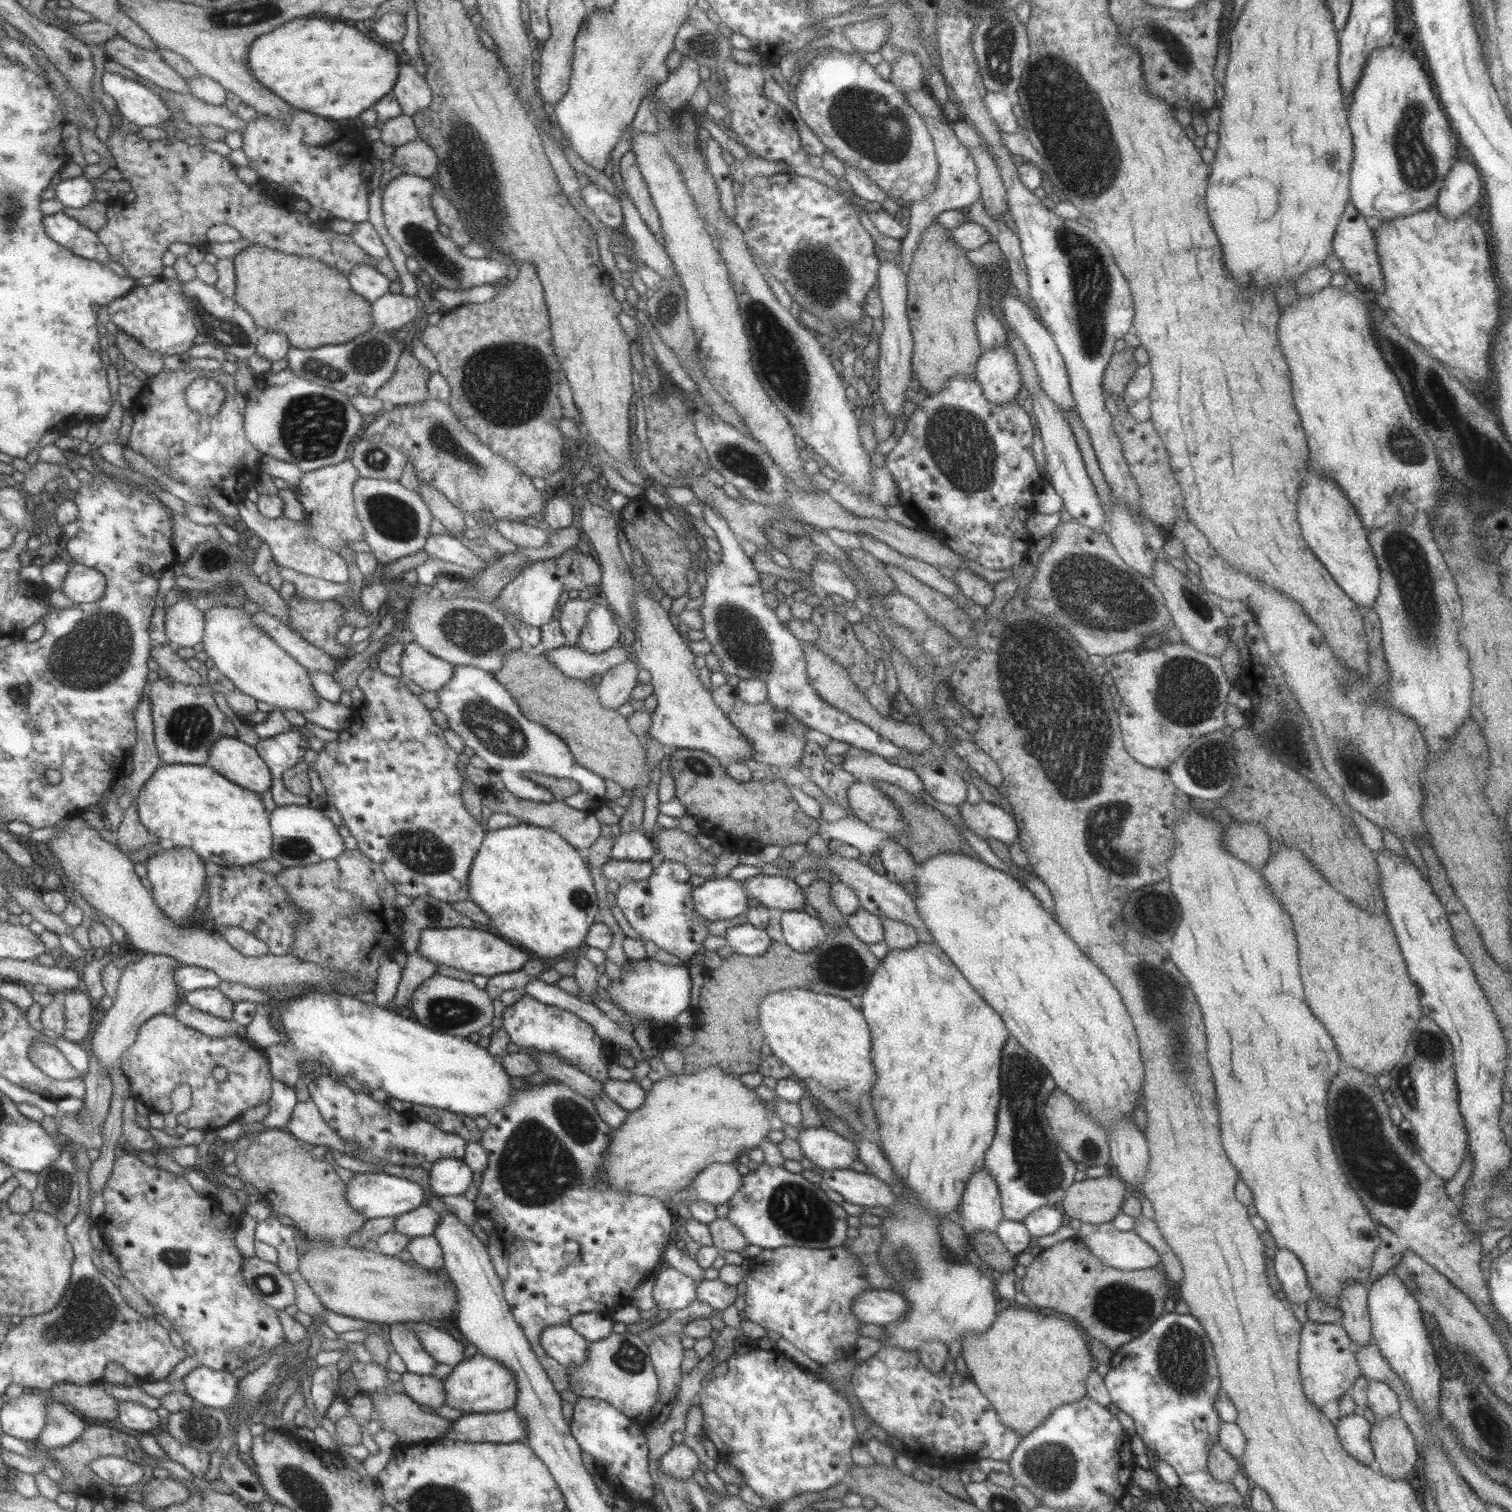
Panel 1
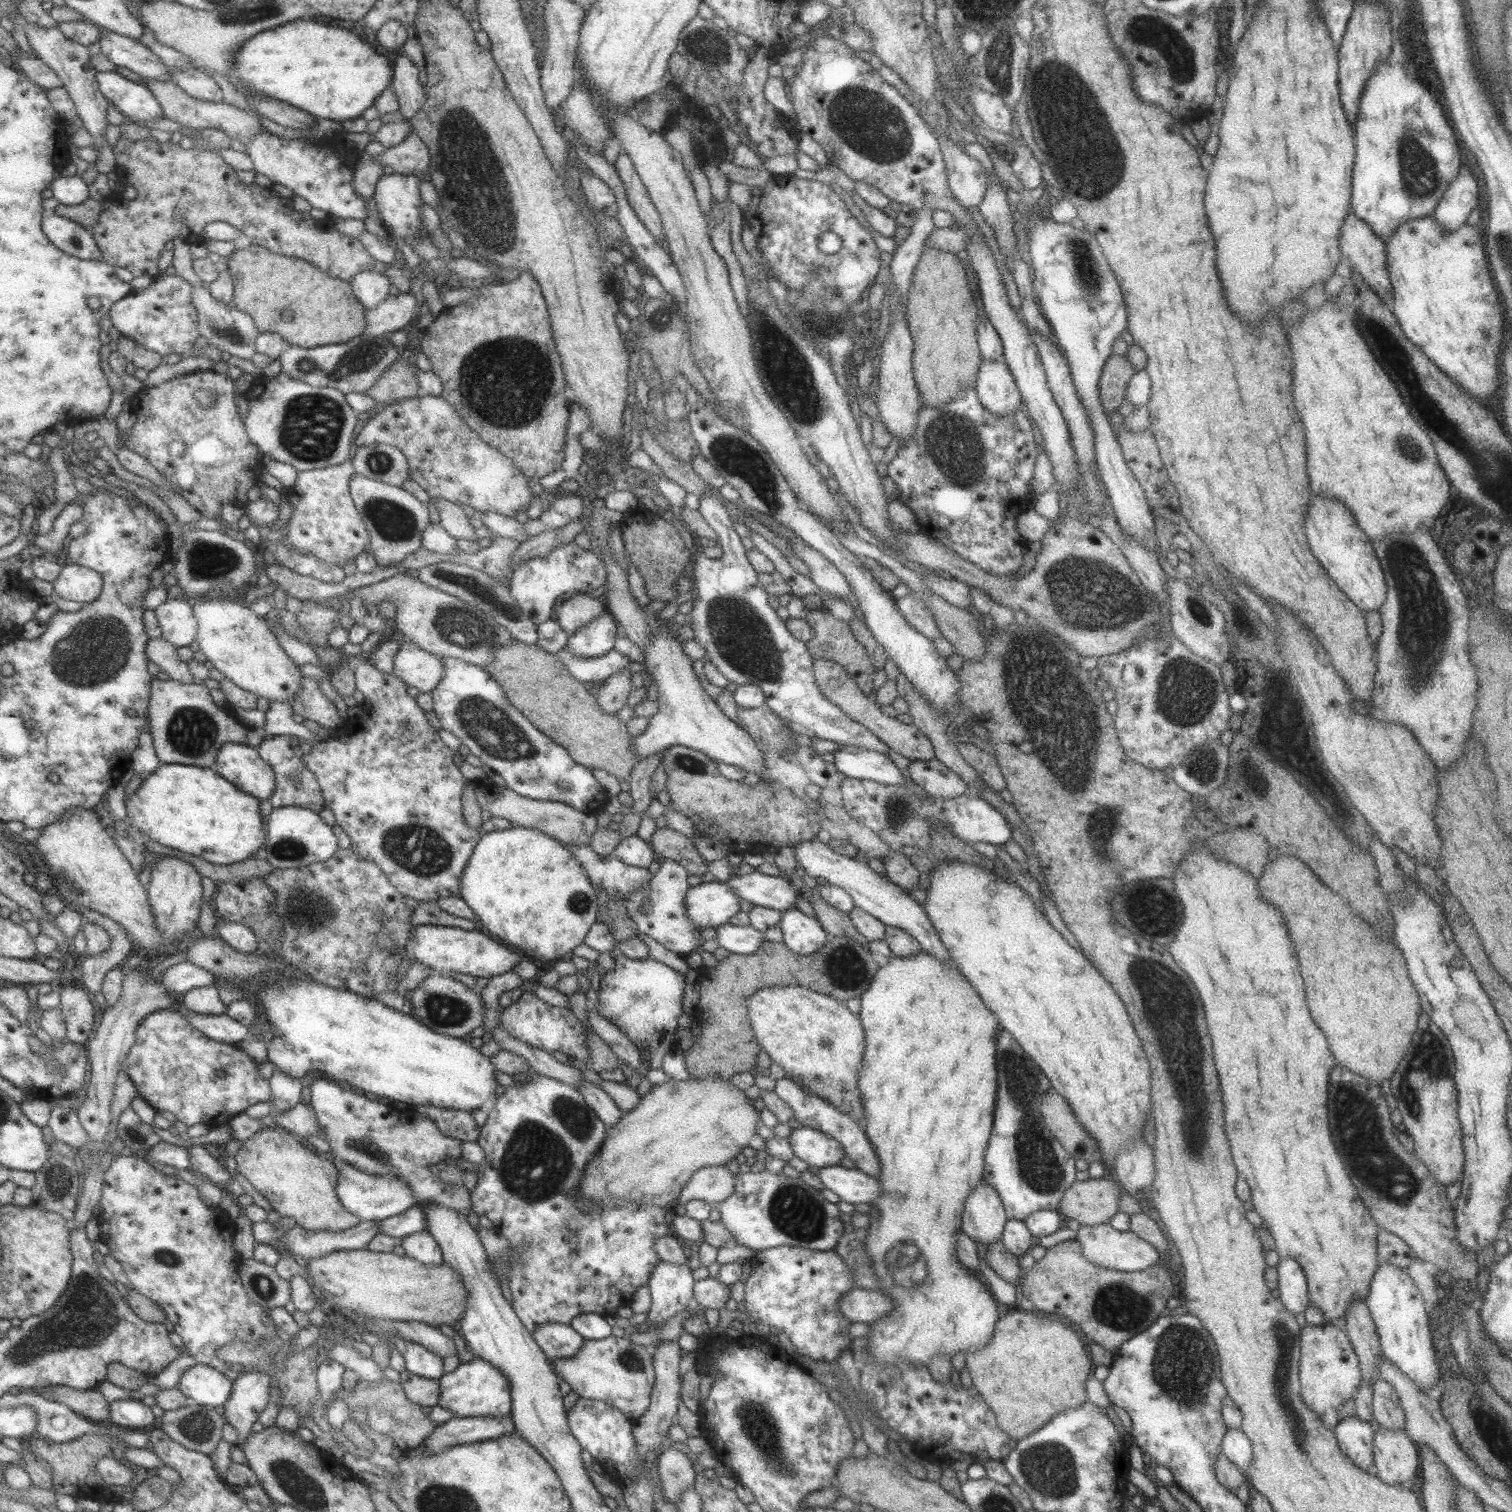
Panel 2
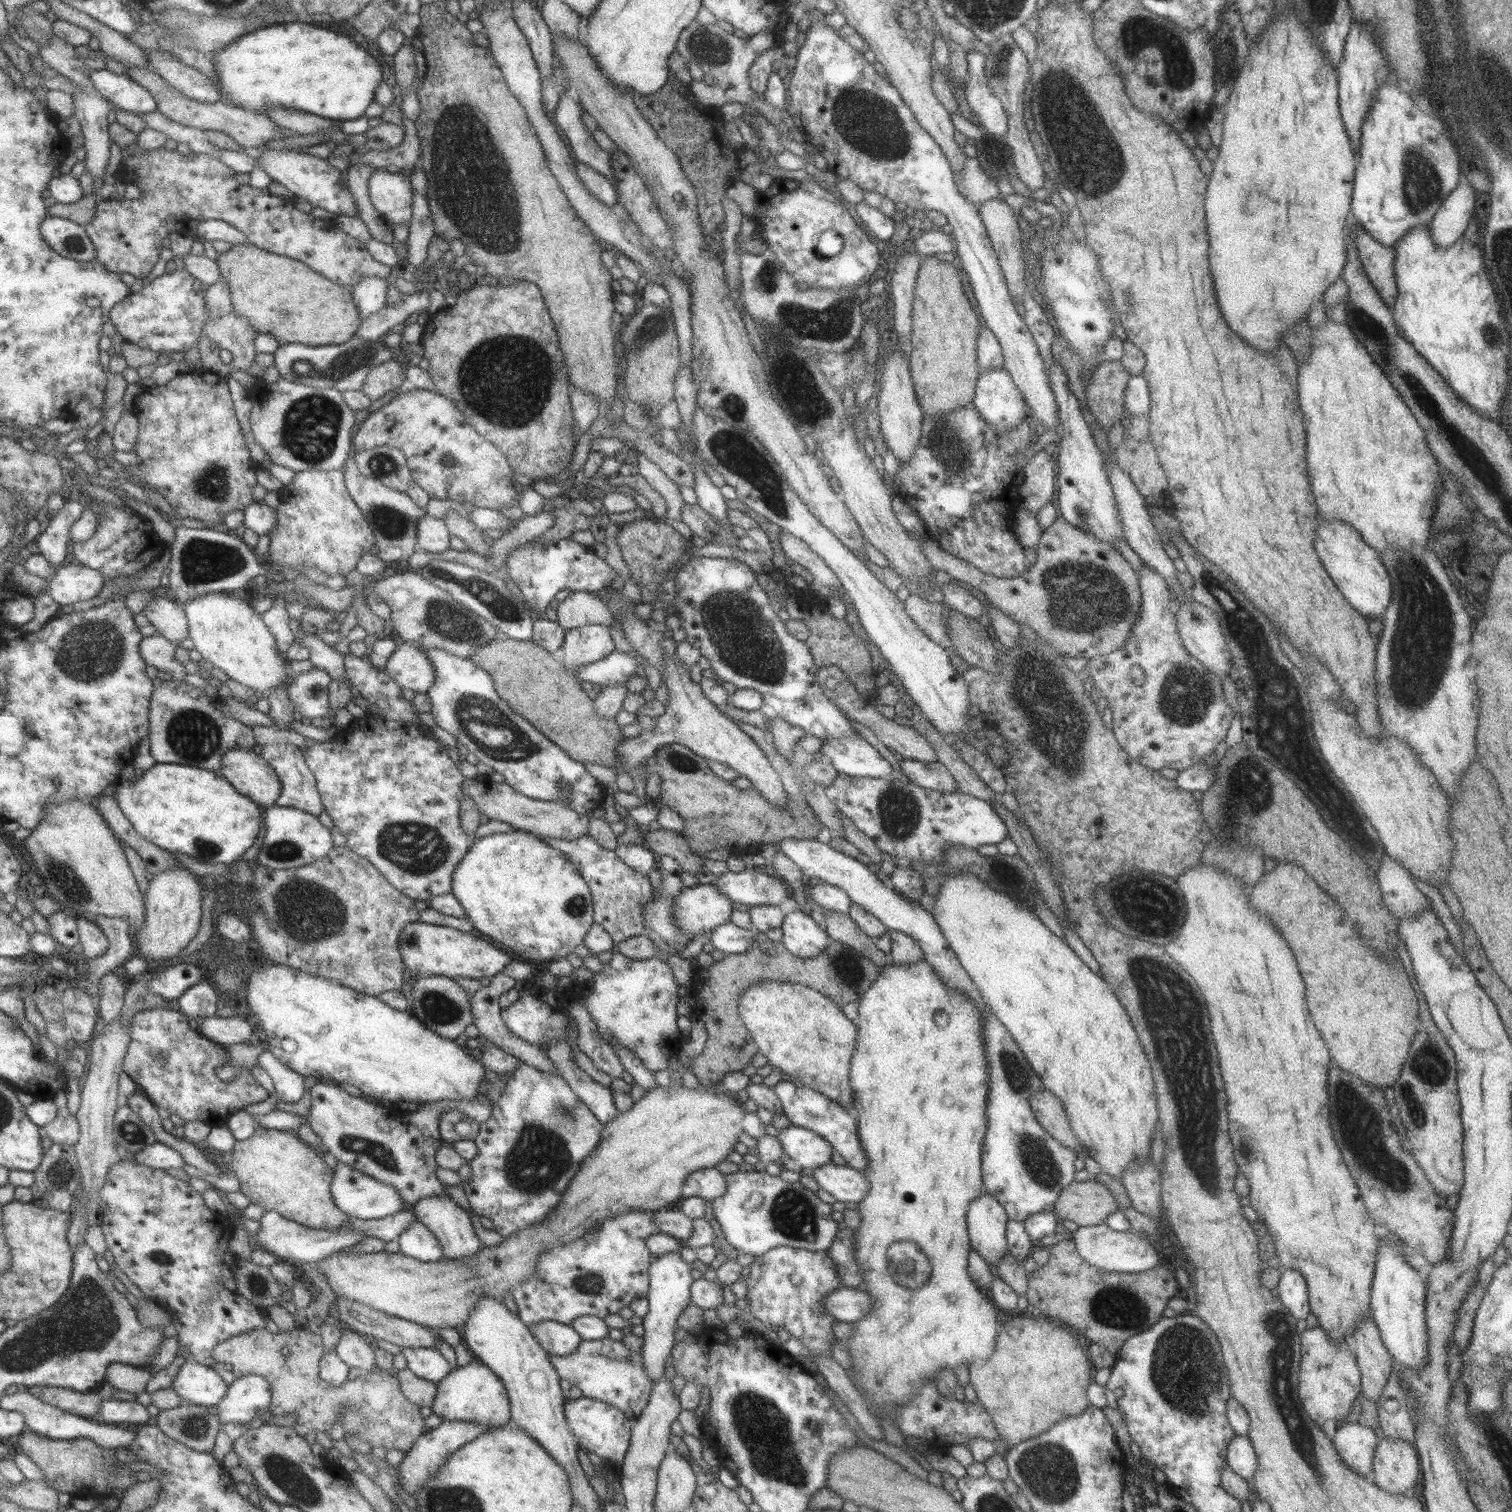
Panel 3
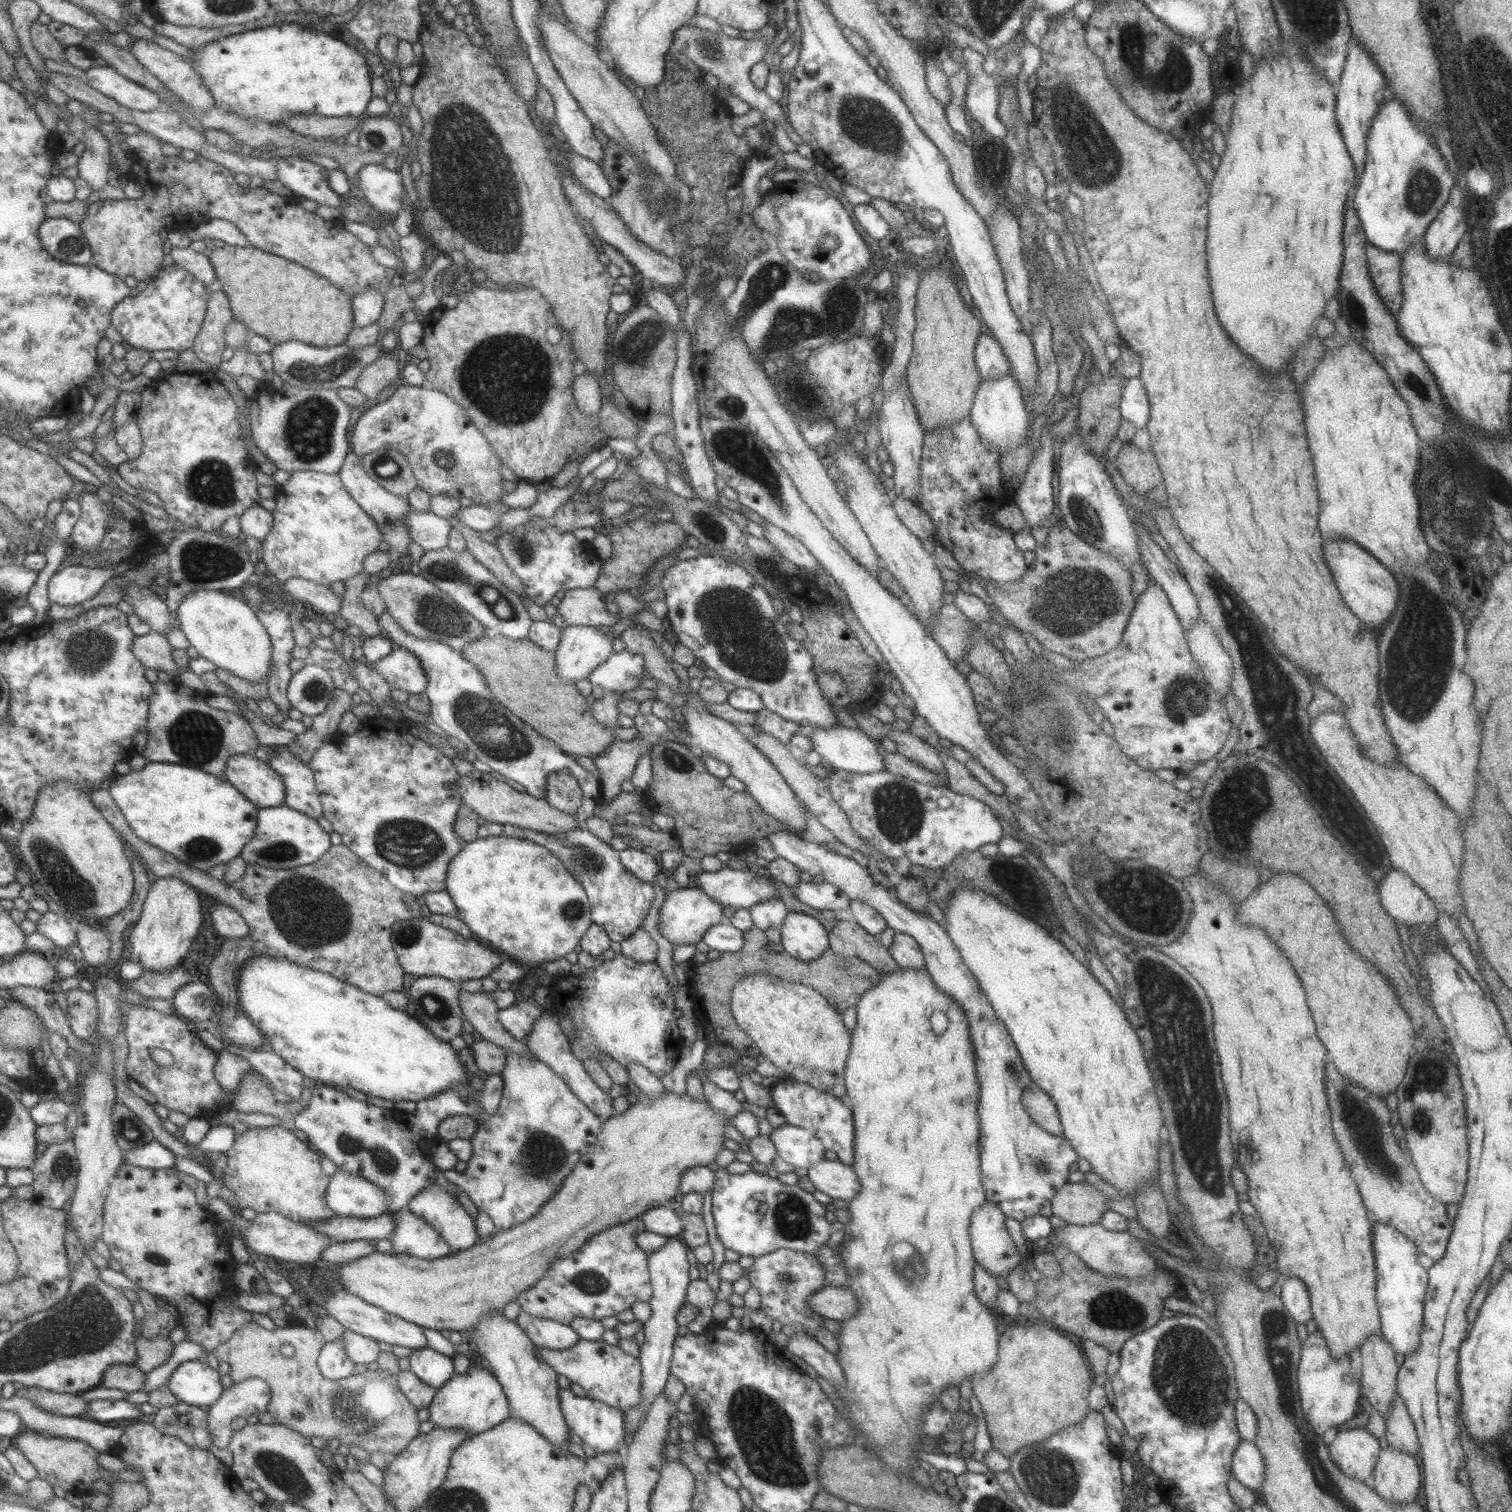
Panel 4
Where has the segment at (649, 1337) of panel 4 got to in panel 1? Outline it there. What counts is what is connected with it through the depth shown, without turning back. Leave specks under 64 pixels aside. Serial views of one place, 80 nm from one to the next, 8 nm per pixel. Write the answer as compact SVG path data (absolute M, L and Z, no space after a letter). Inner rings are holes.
M662 1268L655 1276L651 1296L657 1310L673 1312L686 1308L691 1302L696 1301L694 1280L681 1274L677 1269Z

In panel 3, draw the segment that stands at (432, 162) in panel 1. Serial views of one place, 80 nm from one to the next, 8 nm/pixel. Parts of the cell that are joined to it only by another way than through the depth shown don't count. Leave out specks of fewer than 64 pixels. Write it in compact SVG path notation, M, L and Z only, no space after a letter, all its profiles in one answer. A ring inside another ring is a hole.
M404 120L404 138L401 144L387 151L373 151L362 153L359 150L351 155L351 164L361 166L367 164L372 167L385 167L388 164L395 165L399 172L407 173L416 166L420 160L421 149L419 149L419 138L416 136L415 124L411 120Z

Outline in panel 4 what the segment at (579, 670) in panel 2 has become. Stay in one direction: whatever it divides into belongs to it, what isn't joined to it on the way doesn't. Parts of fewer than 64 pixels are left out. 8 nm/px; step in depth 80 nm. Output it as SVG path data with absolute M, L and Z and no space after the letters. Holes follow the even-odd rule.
M624 650L611 653L603 664L596 666L587 680L593 686L599 686L605 694L635 691L640 679L645 677L644 660L641 654Z

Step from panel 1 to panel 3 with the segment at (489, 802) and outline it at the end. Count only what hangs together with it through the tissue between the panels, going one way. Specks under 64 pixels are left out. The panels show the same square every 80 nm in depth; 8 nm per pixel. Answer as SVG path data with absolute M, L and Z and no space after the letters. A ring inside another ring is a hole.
M480 775L473 778L464 777L462 793L468 796L477 807L480 814L485 814L488 820L496 820L510 825L521 831L533 835L559 839L574 839L587 834L589 821L587 816L579 816L570 806L565 806L559 800L540 801L526 797L524 794L513 790L512 786L496 783L489 779L488 775Z

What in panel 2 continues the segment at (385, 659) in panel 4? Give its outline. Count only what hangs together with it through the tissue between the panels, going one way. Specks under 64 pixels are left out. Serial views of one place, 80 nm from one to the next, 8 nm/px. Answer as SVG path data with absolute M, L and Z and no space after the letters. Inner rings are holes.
M409 640L400 641L390 673L401 679L406 687L416 688L419 693L432 692L441 682L442 672L443 665L439 657Z

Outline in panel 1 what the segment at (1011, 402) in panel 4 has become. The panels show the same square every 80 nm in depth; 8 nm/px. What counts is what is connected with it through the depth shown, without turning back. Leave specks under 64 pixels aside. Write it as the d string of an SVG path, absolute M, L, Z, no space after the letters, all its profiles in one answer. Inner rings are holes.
M1004 342L981 352L973 378L989 404L1005 404L1022 395L1019 373L1014 356Z

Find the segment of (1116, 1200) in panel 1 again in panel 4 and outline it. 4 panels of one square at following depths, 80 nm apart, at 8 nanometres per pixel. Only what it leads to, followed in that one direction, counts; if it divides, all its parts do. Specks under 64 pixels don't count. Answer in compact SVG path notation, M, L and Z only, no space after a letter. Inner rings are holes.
M1082 1181L1067 1182L1053 1195L1050 1209L1054 1216L1075 1225L1097 1224L1107 1210L1105 1195Z

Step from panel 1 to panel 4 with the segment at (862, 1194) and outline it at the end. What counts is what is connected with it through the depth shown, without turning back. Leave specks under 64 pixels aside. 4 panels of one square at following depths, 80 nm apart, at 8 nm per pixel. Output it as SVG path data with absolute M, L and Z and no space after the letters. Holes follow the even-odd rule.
M837 1160L816 1161L807 1168L807 1178L815 1190L827 1194L832 1199L848 1201L861 1189L857 1176L851 1171L850 1166Z

